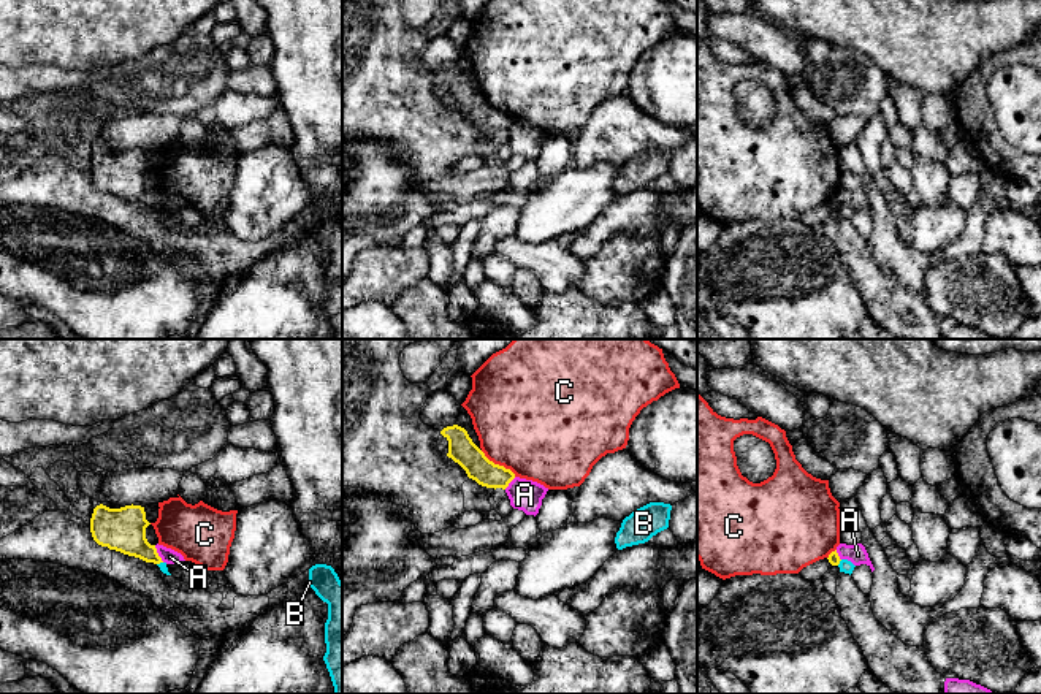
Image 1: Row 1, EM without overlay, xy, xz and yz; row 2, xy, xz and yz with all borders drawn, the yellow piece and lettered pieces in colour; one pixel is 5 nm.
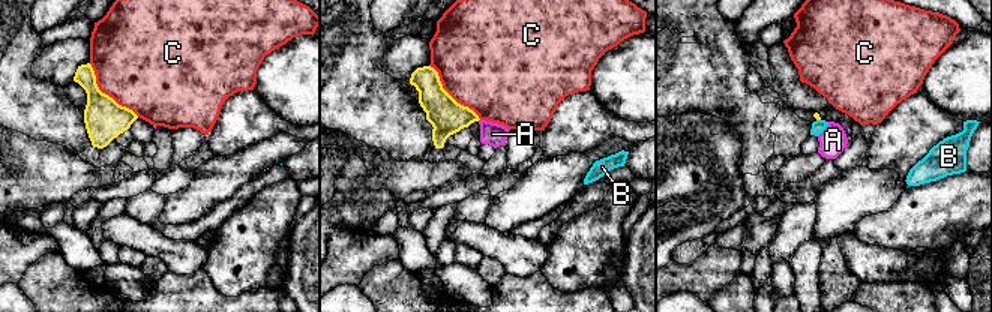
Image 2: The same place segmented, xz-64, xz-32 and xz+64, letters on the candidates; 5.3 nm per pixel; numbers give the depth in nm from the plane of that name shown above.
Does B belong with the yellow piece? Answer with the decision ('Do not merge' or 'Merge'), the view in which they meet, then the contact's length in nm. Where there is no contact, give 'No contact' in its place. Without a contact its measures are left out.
Do not merge. Touches yellow in xy. Shared border 40 nm

